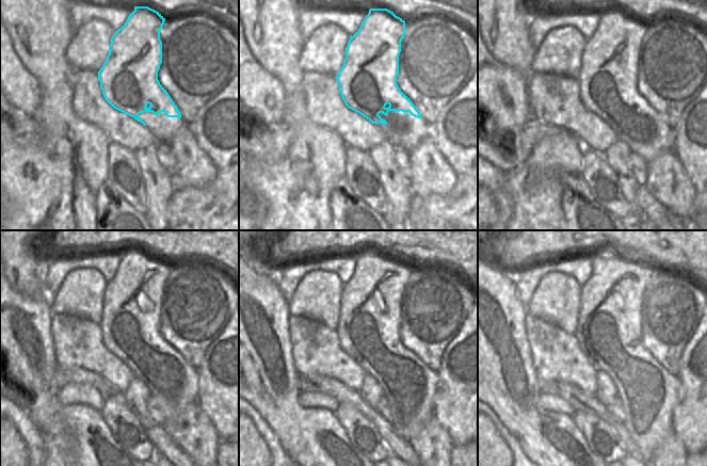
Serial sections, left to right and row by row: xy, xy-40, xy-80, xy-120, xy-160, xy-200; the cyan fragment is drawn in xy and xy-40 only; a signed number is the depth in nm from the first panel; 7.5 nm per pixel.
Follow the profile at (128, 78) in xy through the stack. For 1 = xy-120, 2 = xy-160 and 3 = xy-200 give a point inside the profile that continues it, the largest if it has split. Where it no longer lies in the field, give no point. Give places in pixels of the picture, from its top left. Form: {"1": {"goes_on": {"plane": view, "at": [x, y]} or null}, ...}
{"1": {"goes_on": {"plane": "xy-120", "at": [132, 303]}}, "2": {"goes_on": {"plane": "xy-160", "at": [371, 301]}}, "3": {"goes_on": {"plane": "xy-200", "at": [610, 315]}}}

